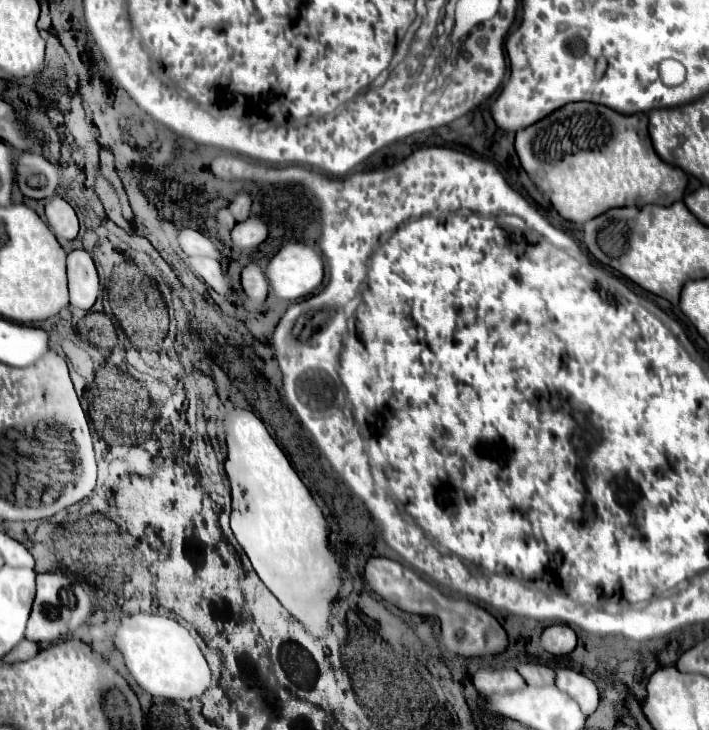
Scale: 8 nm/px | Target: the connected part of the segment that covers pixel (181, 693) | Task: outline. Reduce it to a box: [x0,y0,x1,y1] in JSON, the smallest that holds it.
[115,613,211,699]

